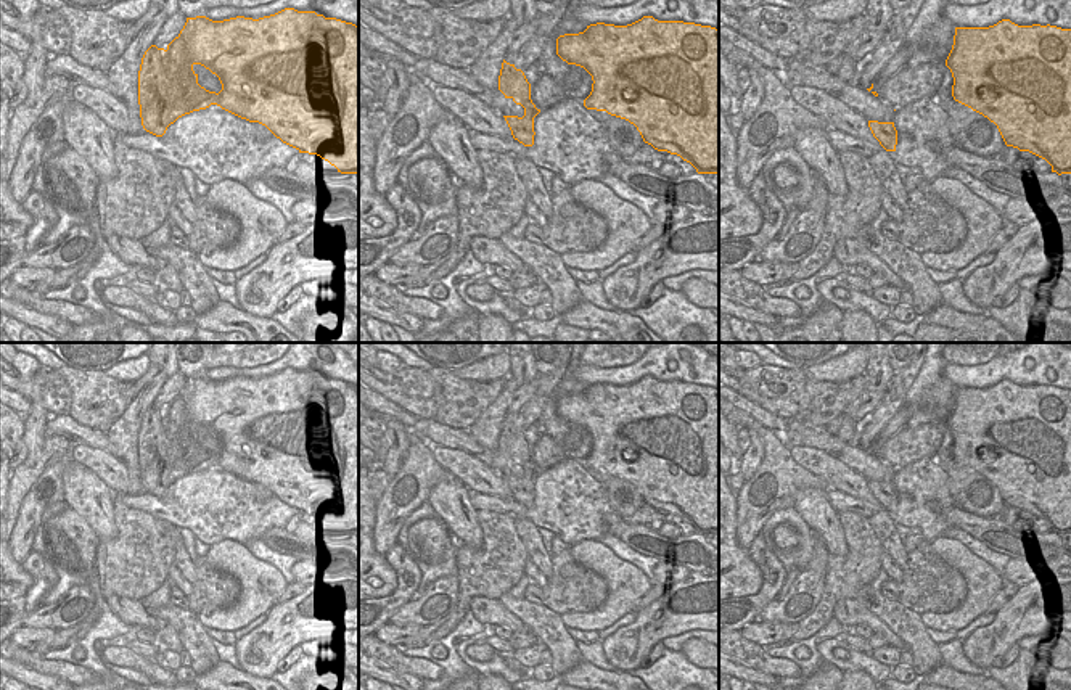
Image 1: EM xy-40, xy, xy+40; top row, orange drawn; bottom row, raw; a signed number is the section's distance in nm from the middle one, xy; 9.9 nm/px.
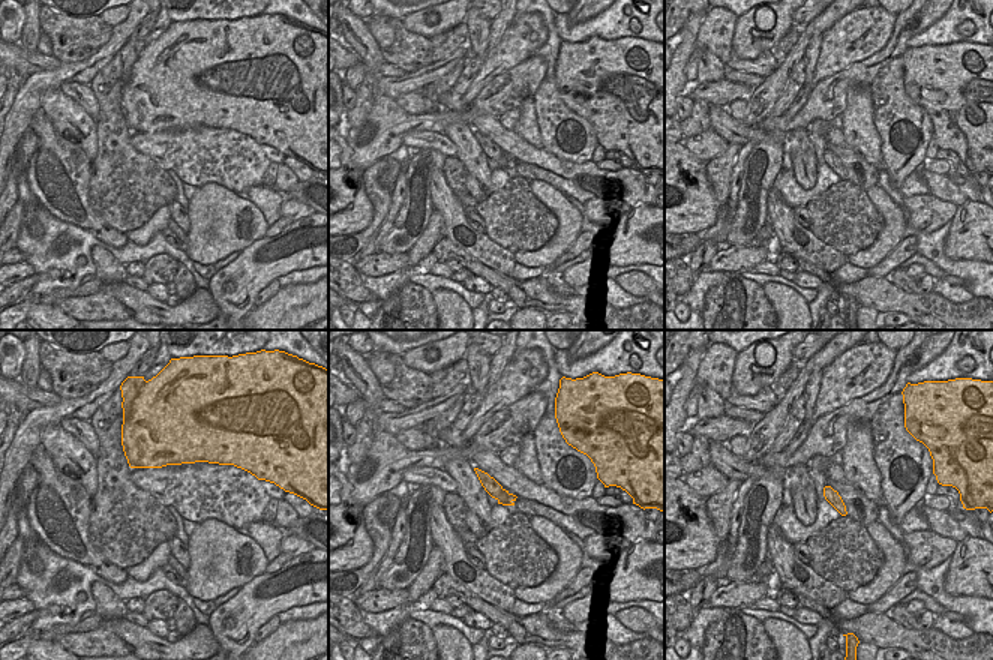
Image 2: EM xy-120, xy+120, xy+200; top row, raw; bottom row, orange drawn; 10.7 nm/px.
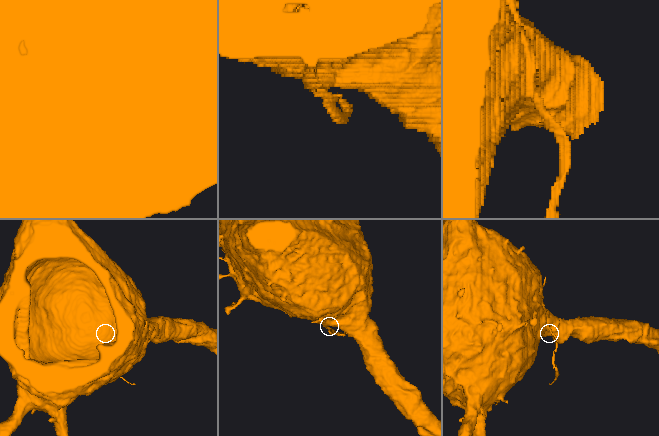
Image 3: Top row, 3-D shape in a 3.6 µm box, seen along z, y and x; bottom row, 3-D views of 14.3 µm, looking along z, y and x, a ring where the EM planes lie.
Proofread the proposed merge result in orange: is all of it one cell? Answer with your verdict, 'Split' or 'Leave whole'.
Split.

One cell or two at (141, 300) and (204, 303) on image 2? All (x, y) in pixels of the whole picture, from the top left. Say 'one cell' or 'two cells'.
one cell

